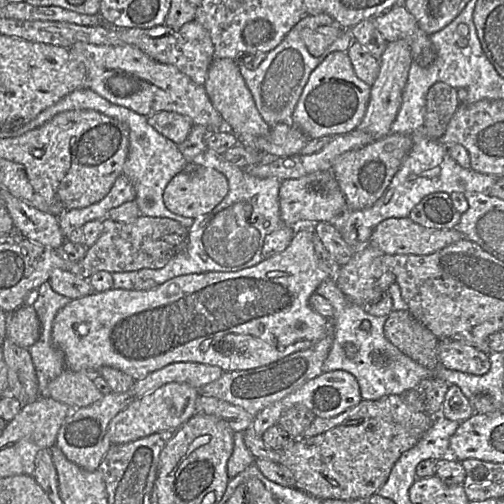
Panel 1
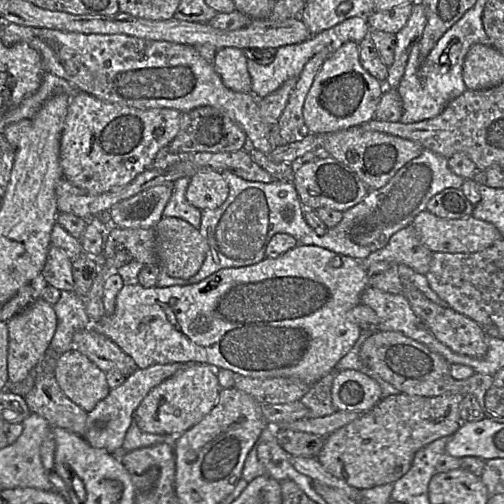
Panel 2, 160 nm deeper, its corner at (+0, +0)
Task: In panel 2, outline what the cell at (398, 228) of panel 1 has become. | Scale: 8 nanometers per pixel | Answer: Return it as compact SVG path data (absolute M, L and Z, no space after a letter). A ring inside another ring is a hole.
M425 210L420 212L410 225L416 230L422 244L433 253L478 252L502 239L499 230L493 224L471 216L461 219L445 219Z

